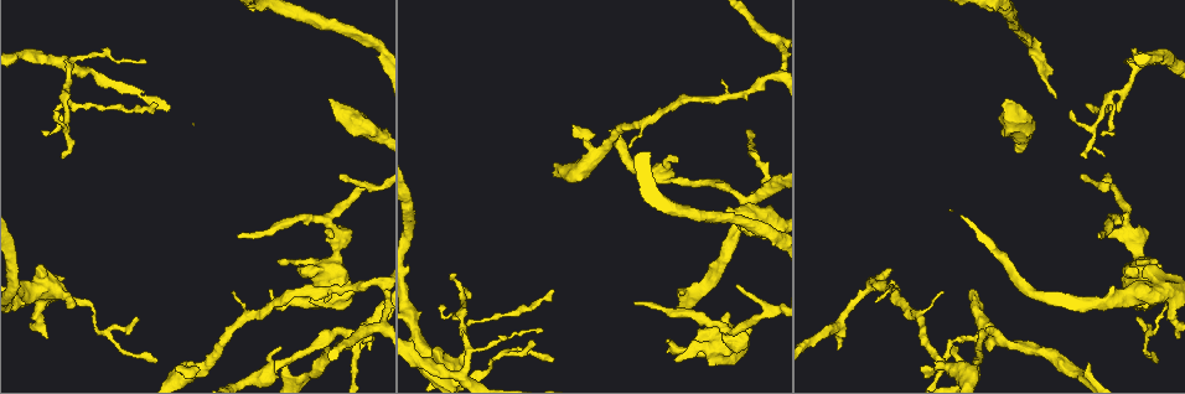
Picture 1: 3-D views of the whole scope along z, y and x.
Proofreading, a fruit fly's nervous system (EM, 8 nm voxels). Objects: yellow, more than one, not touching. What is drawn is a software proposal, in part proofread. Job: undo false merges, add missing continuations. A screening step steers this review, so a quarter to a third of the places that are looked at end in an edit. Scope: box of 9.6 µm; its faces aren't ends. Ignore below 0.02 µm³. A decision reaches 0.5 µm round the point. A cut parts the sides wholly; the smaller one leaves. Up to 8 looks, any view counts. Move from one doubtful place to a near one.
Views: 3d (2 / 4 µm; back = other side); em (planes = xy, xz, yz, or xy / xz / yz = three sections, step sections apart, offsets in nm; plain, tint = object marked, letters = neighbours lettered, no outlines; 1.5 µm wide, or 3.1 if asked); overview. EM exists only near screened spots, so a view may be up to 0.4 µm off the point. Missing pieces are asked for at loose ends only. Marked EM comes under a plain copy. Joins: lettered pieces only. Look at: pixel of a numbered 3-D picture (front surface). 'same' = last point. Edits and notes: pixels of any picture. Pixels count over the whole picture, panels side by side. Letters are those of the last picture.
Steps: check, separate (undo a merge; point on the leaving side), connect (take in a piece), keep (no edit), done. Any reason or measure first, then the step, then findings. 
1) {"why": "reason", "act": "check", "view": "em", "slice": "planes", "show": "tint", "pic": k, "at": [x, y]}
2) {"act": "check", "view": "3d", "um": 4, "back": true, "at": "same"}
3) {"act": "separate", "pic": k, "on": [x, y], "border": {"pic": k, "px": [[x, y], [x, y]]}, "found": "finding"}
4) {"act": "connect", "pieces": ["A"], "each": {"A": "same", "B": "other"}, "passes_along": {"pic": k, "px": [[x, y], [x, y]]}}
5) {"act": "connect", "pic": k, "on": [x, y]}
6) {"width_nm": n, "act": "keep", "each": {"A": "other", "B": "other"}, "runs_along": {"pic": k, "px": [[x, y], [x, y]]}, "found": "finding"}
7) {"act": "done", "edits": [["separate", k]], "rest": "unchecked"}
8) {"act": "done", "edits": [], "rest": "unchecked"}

{"why": "an open end", "act": "check", "view": "3d", "um": 4, "pic": 1, "at": [726, 211]}

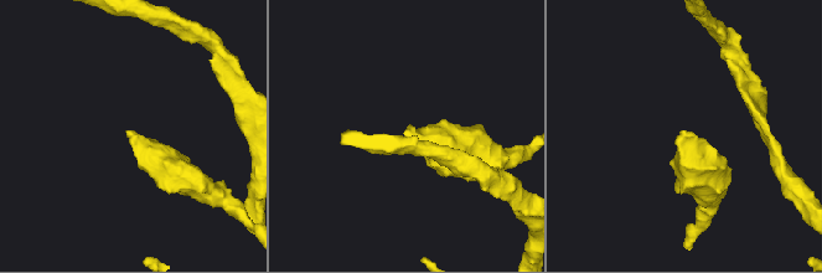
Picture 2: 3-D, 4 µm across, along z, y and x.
{"act": "check", "view": "em", "slice": "planes", "show": "letters", "pic": 2, "at": [126, 133]}

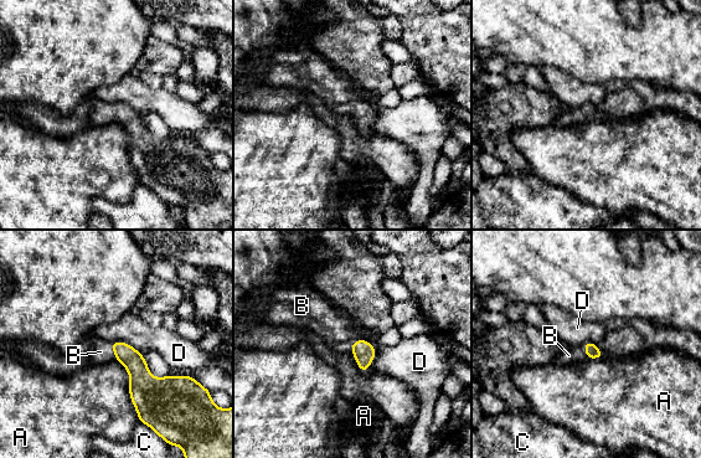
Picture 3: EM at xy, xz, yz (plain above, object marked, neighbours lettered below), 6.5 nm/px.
{"act": "connect", "pieces": ["B"], "each": {"A": "other", "B": "same", "C": "other", "D": "other"}, "passes_along": {"pic": 3, "px": [[364, 351], [352, 343], [339, 330]]}, "found": "it goes on there"}

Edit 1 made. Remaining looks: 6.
{"why": "see it whole again", "act": "check", "view": "overview"}

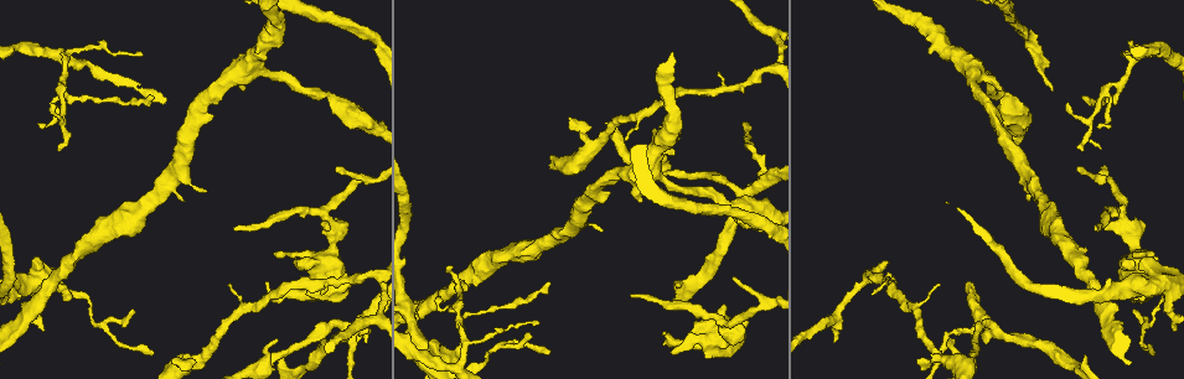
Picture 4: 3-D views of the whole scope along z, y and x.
{"act": "check", "view": "em", "slice": "yz", "step": 8, "show": "tint", "pic": 4, "at": [153, 98]}

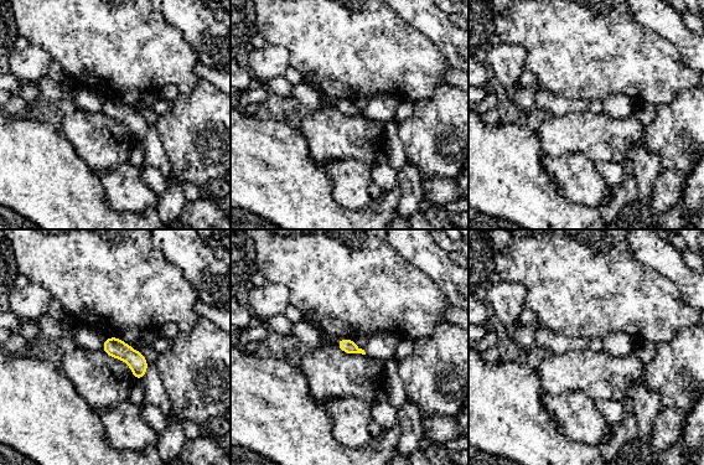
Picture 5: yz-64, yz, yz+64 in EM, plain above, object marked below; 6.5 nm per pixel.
{"why": "another direction", "act": "check", "view": "em", "slice": "planes", "show": "letters", "at": "same"}

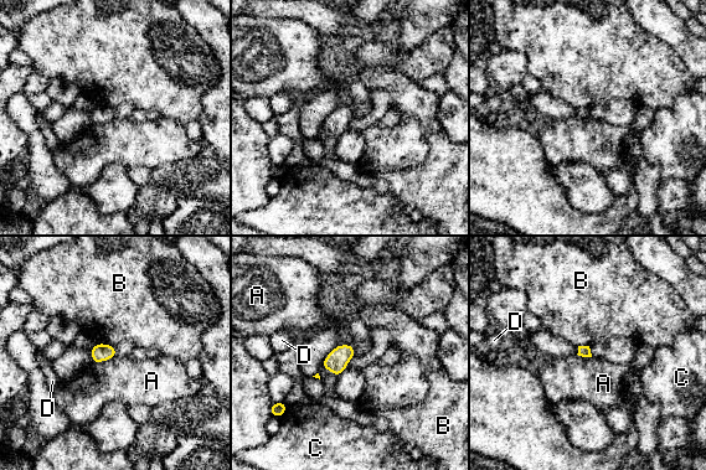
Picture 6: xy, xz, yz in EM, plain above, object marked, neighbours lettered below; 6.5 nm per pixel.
{"act": "keep", "each": {"A": "other", "B": "other", "C": "other", "D": "other"}, "border": {"pic": 6, "px": [[116, 355], [92, 363]]}, "found": "no lettered piece goes on from it"}

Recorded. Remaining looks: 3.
{"act": "check", "view": "3d", "um": 2, "pic": 4, "at": [1168, 54]}

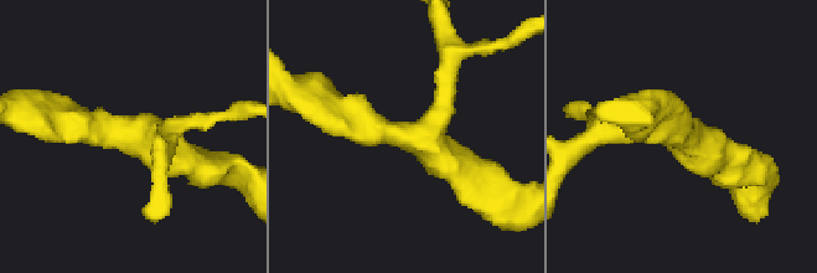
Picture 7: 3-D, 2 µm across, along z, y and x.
{"arms": 3, "arm_widths_nm": [170, 220, 240], "act": "check", "view": "em", "slice": "planes", "show": "letters", "pic": 7, "at": [425, 135]}

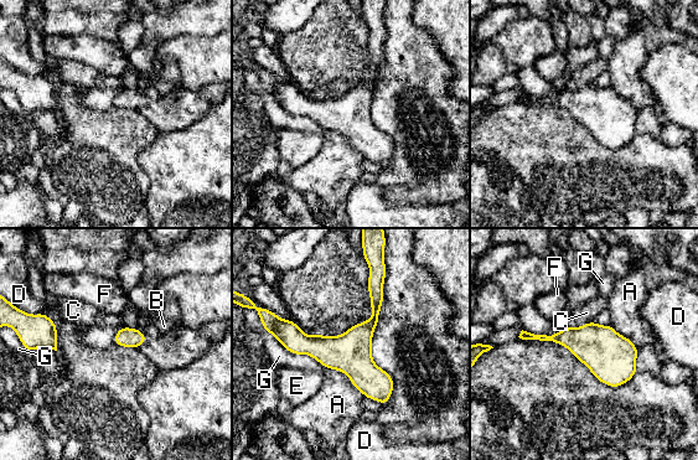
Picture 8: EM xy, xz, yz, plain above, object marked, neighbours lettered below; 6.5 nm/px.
{"act": "keep", "each": {"A": "other", "B": "other", "C": "other", "D": "other", "E": "other", "F": "other", "G": "other"}, "found": "one neuron here"}

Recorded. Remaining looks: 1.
{"act": "done", "edits": [["connect", 3]], "rest": "unchecked"}

